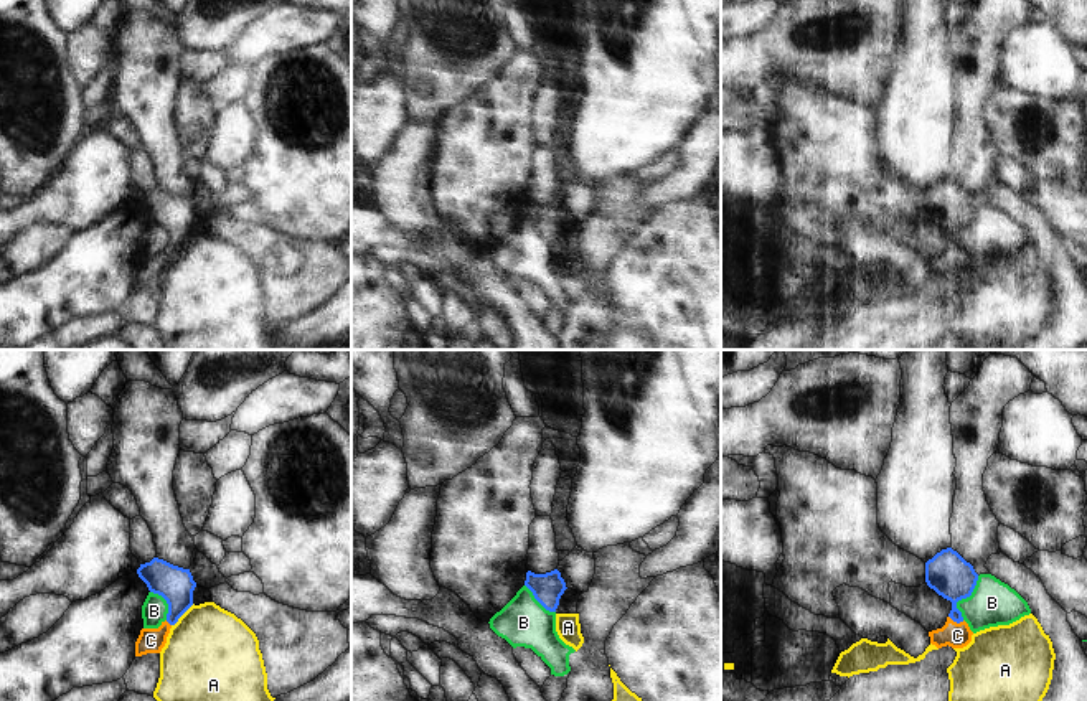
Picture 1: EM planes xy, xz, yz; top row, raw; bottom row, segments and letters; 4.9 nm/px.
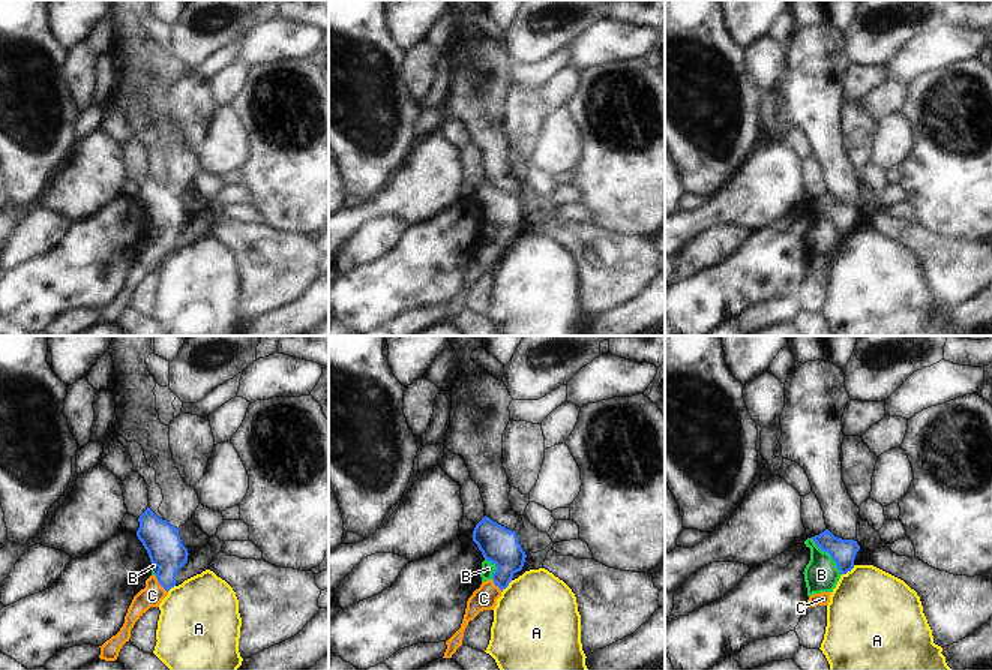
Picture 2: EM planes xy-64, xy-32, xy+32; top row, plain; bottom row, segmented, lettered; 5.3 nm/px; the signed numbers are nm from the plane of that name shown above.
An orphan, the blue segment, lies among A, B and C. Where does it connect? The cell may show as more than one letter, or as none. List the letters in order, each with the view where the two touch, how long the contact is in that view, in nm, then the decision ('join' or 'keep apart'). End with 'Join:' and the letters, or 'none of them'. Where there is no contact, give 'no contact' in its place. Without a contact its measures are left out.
A: contact in xy; length 160 nm; keep apart
B: contact in yz; length 240 nm; keep apart
C: contact in yz; length 80 nm; join
Join: C

